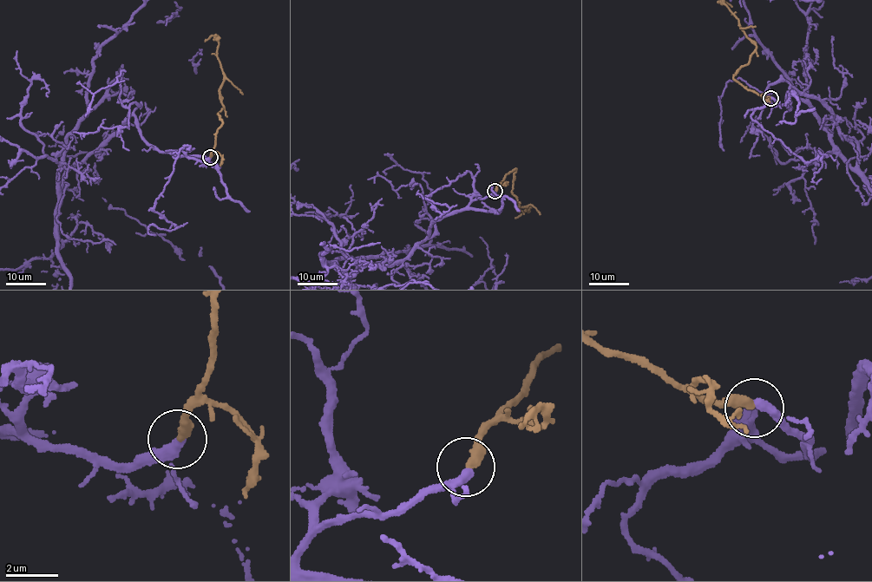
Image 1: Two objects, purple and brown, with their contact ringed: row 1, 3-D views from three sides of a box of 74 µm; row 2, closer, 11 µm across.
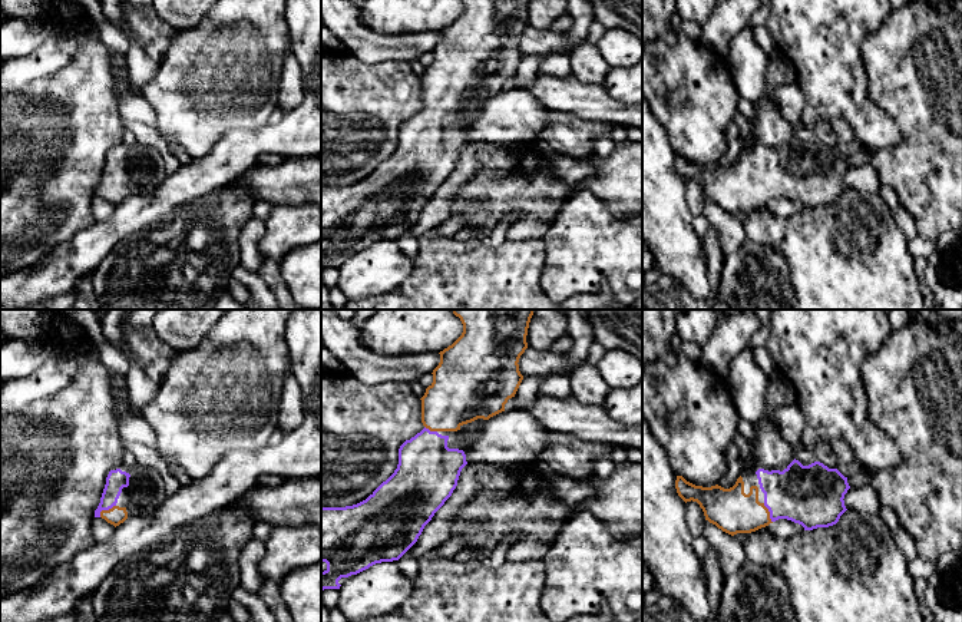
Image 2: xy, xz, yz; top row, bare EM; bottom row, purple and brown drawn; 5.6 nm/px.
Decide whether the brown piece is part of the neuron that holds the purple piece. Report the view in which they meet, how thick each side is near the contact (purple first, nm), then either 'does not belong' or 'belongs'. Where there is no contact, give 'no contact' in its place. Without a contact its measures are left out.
contact in xy; calibres 110 and 100 nm; belongs

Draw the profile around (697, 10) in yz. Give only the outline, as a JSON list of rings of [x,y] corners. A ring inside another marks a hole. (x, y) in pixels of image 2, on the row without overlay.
[[[677,0],[677,13],[682,20],[704,24],[717,7],[718,0]]]

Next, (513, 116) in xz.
[[[505,89],[476,107],[477,118],[466,129],[466,140],[499,145],[530,145],[548,128],[551,112],[526,89]]]

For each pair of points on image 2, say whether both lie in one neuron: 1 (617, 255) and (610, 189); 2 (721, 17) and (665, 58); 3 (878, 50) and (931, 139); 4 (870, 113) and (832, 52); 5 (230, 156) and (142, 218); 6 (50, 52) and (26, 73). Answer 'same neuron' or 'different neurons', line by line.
1: different neurons
2: different neurons
3: same neuron
4: same neuron
5: same neuron
6: same neuron

